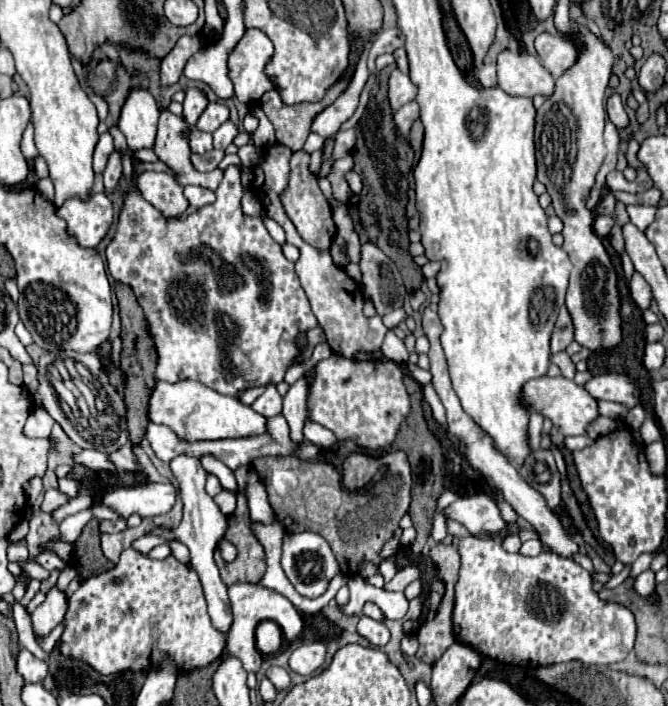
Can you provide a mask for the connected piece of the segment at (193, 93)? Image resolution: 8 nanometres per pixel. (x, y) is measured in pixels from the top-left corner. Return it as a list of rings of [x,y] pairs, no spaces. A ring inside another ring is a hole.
[[[187,89],[185,91],[185,101],[183,101],[183,119],[187,125],[195,125],[203,109],[207,107],[207,97],[199,89]]]

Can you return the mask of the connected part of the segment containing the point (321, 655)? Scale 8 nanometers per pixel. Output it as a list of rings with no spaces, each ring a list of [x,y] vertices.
[[[309,641],[309,643],[301,643],[291,653],[289,667],[299,675],[311,675],[315,669],[321,667],[323,659],[325,659],[325,643]]]

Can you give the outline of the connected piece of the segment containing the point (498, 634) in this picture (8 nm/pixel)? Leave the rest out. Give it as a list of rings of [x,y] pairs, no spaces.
[[[447,521],[447,533],[453,537],[453,543],[459,549],[459,557],[461,557],[461,569],[459,569],[459,581],[455,585],[455,609],[453,609],[453,631],[455,635],[463,641],[469,643],[473,647],[477,647],[483,655],[497,659],[500,663],[511,663],[519,667],[543,667],[543,665],[555,665],[555,663],[569,663],[569,661],[581,661],[581,663],[589,663],[589,665],[613,665],[623,661],[629,651],[633,649],[633,641],[635,641],[635,621],[633,621],[633,613],[617,603],[605,603],[597,597],[597,593],[593,591],[593,583],[591,583],[591,575],[589,571],[585,571],[581,565],[577,565],[571,559],[565,559],[561,555],[555,553],[541,553],[537,557],[523,557],[523,555],[513,555],[507,553],[501,543],[497,539],[479,539],[475,535],[469,533],[469,529],[457,521]]]

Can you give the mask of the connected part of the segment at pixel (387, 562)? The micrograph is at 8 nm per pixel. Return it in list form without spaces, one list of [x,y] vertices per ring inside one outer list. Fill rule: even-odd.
[[[391,557],[383,559],[383,561],[381,561],[381,565],[379,565],[379,571],[381,571],[385,582],[389,582],[395,576],[395,571],[397,571],[395,561],[393,561]]]

